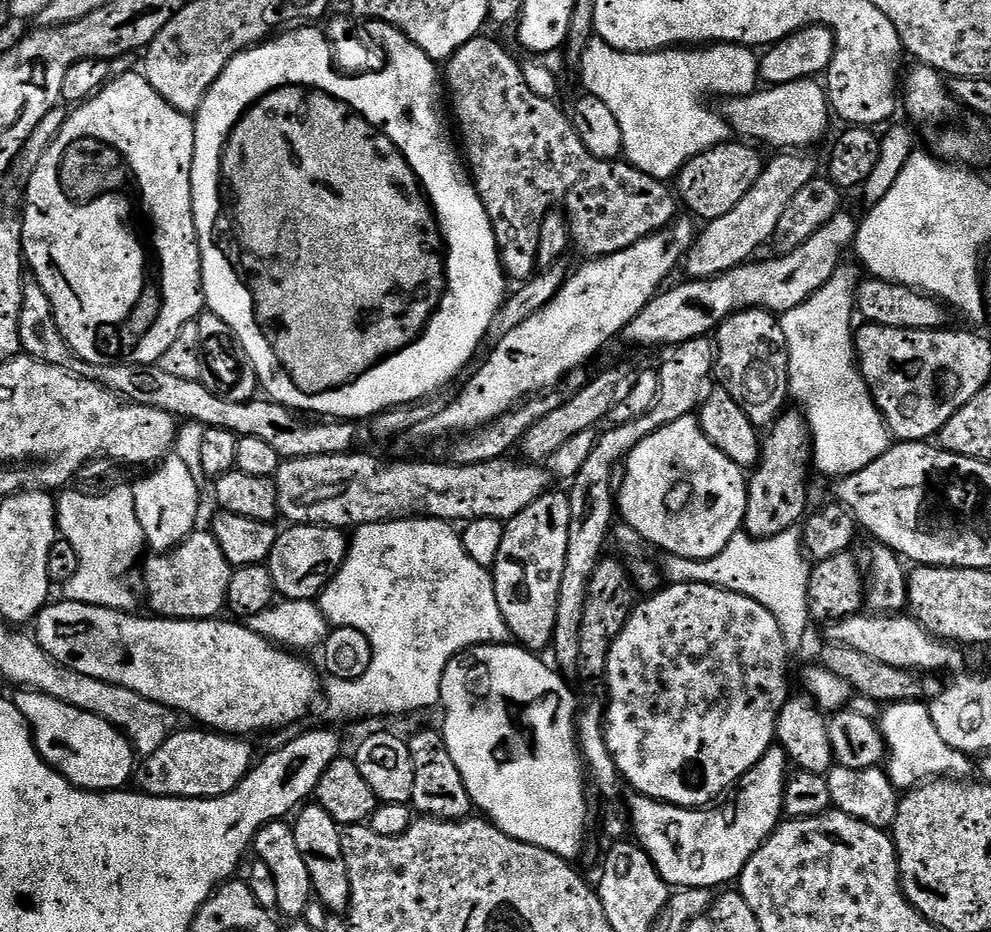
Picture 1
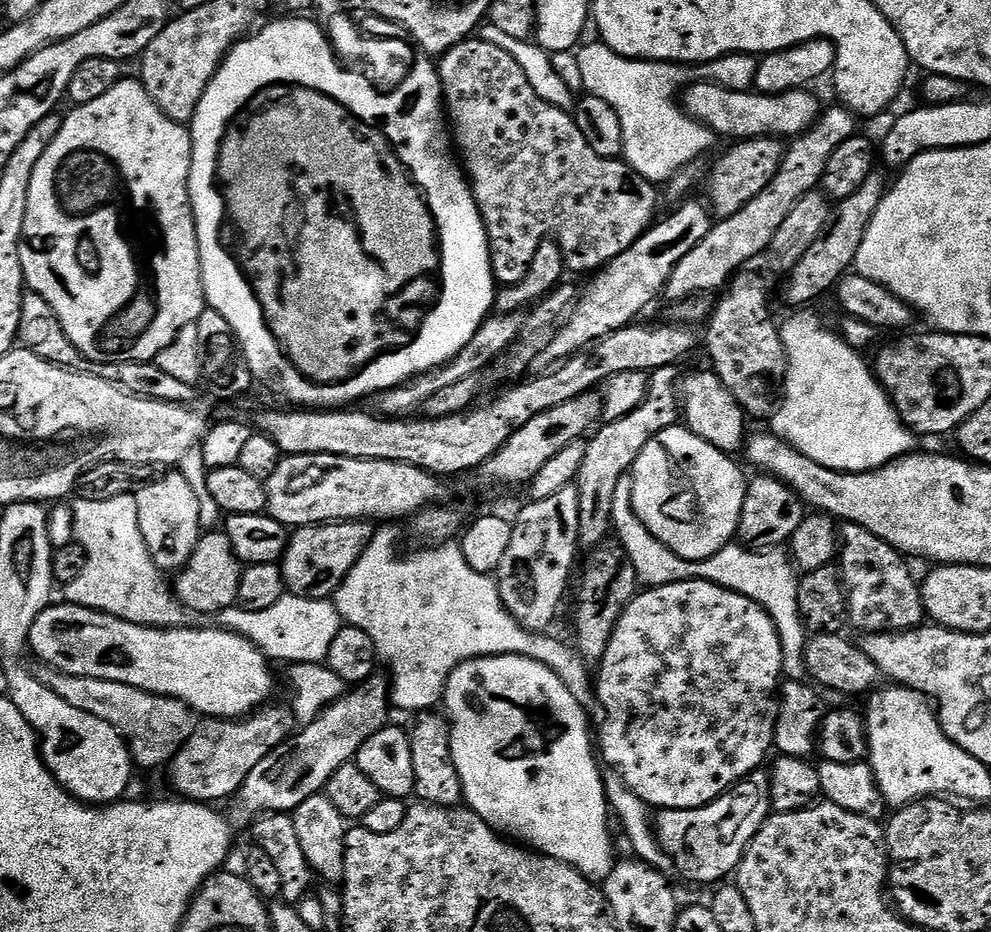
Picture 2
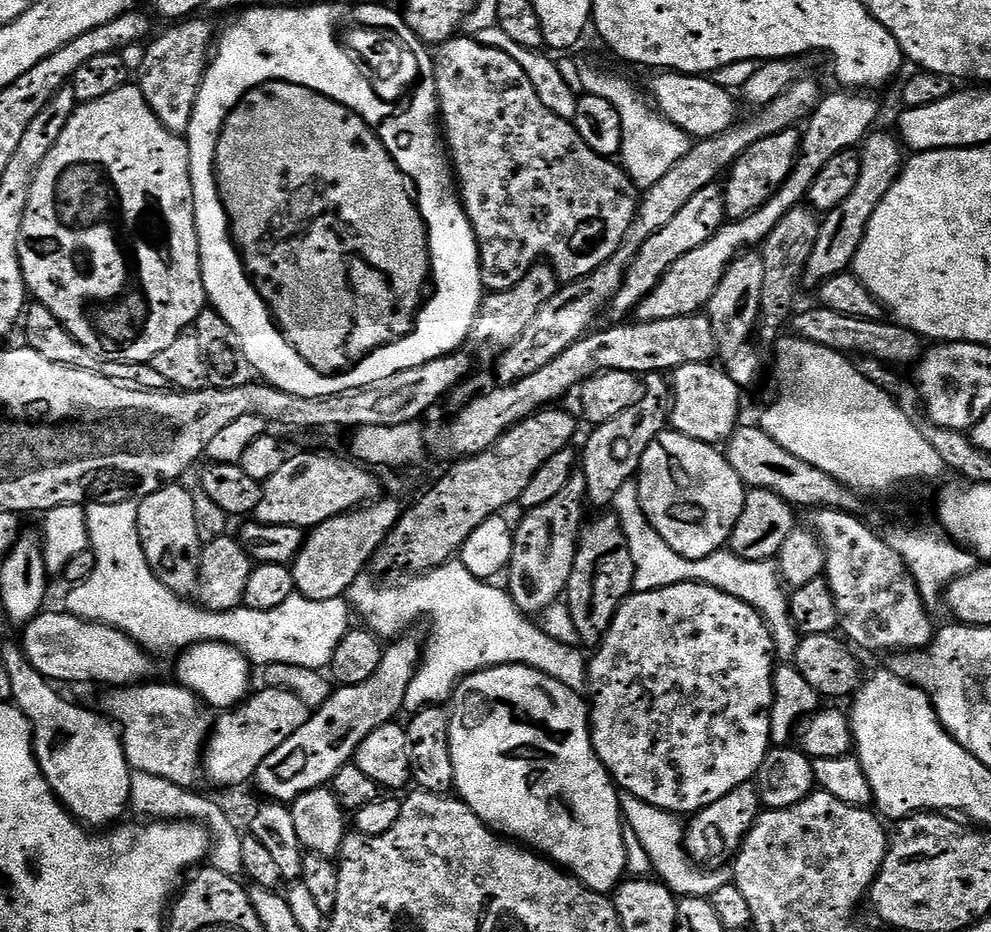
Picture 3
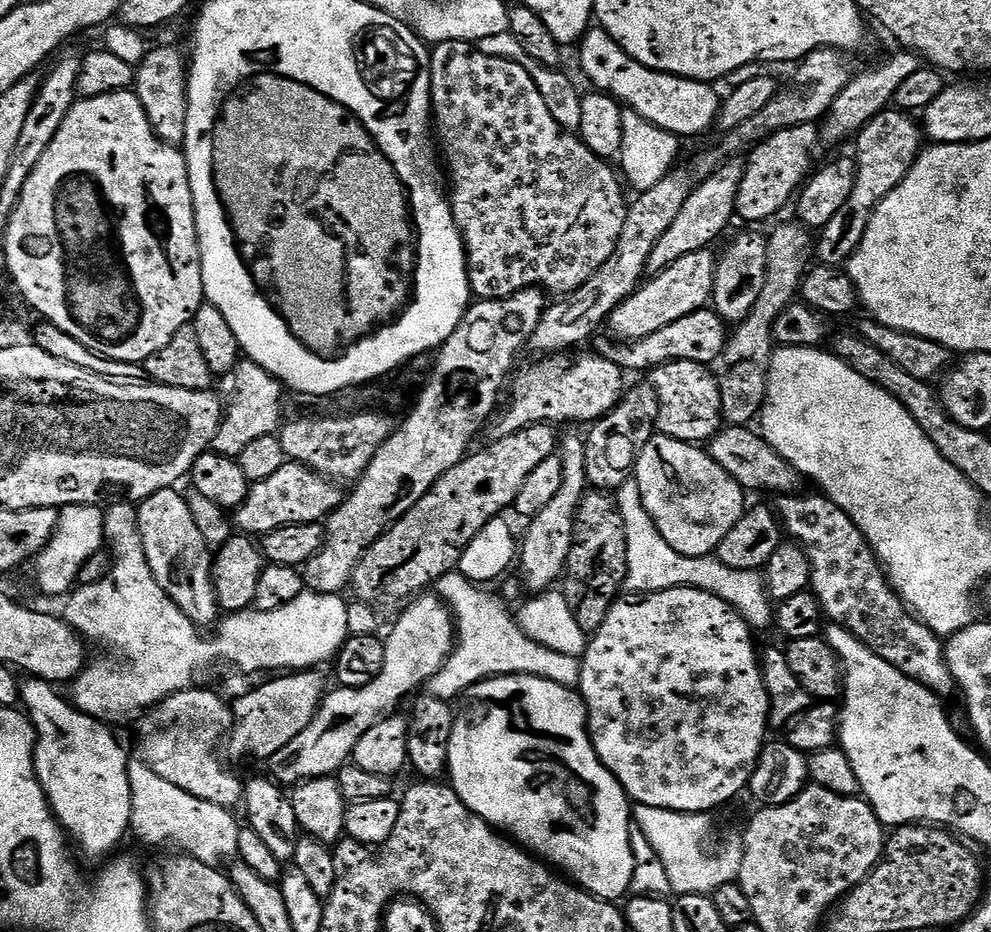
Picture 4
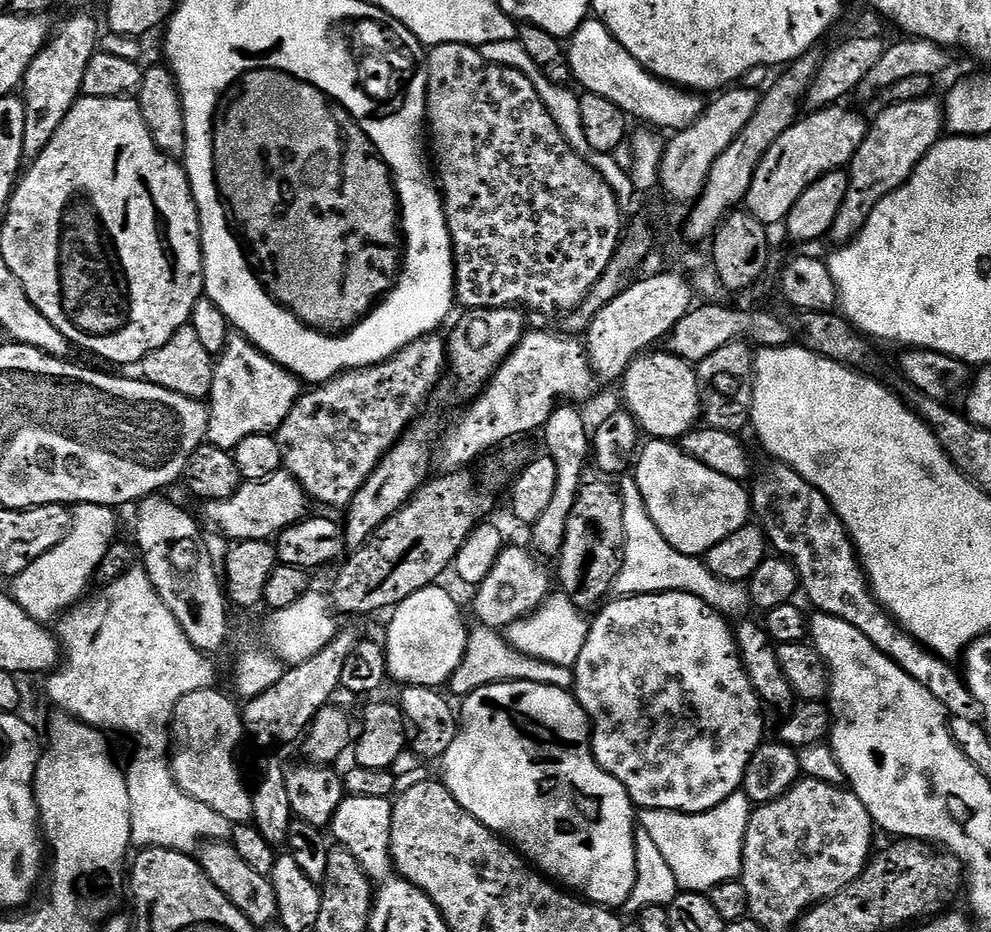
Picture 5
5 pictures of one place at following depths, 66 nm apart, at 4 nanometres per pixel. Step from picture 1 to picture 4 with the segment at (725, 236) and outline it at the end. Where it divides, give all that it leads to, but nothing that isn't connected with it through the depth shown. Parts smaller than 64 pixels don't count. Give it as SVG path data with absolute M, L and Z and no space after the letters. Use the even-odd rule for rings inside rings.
M907 50L896 52L888 62L862 74L853 75L849 84L838 94L820 126L821 139L825 145L840 144L844 139L851 139L856 135L873 117L892 104L892 98L897 93L900 83L922 66L921 59L916 53ZM705 250L686 254L670 267L645 279L608 317L606 324L612 327L611 335L620 342L644 338L646 334L654 334L654 330L662 330L662 326L670 326L670 322L678 322L678 318L686 318L686 314L694 314L705 307L712 299L716 273L717 257L710 253Z

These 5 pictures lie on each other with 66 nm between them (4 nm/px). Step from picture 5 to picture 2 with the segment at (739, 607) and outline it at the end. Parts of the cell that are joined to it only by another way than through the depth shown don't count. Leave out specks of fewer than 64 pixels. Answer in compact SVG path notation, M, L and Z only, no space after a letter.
M624 476L614 490L612 527L615 539L624 547L636 571L637 581L648 588L661 588L664 584L677 584L680 580L708 580L732 592L742 594L758 602L770 614L782 642L783 677L788 680L804 680L808 670L804 658L809 637L807 627L800 613L798 598L799 575L791 557L783 549L766 551L745 548L739 542L728 544L718 554L705 560L683 560L678 558L634 514L632 505L632 478Z

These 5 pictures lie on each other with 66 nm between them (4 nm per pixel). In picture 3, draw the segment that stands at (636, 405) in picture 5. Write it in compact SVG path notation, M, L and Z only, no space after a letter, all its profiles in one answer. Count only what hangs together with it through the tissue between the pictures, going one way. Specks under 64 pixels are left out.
M715 363L687 364L675 369L670 376L671 431L713 446L723 445L741 423L740 395L740 386Z

